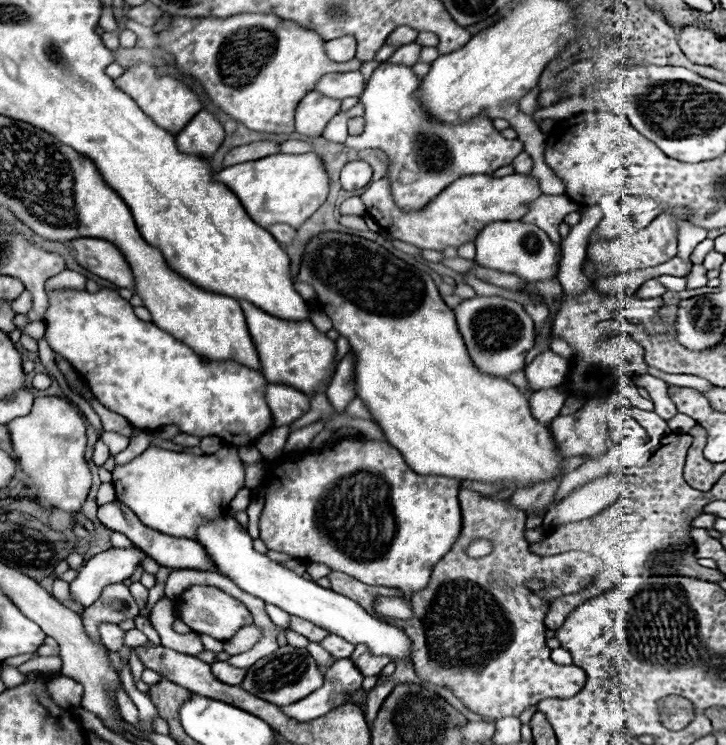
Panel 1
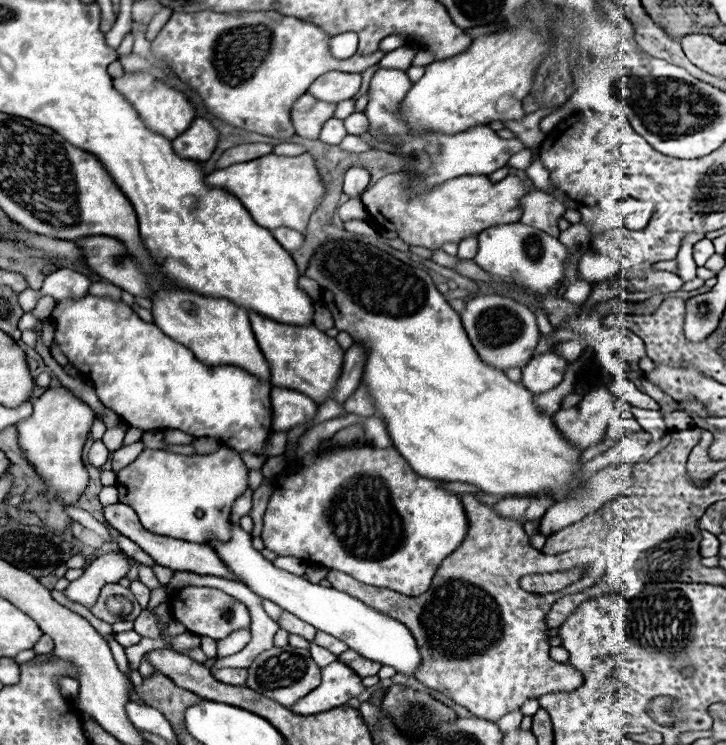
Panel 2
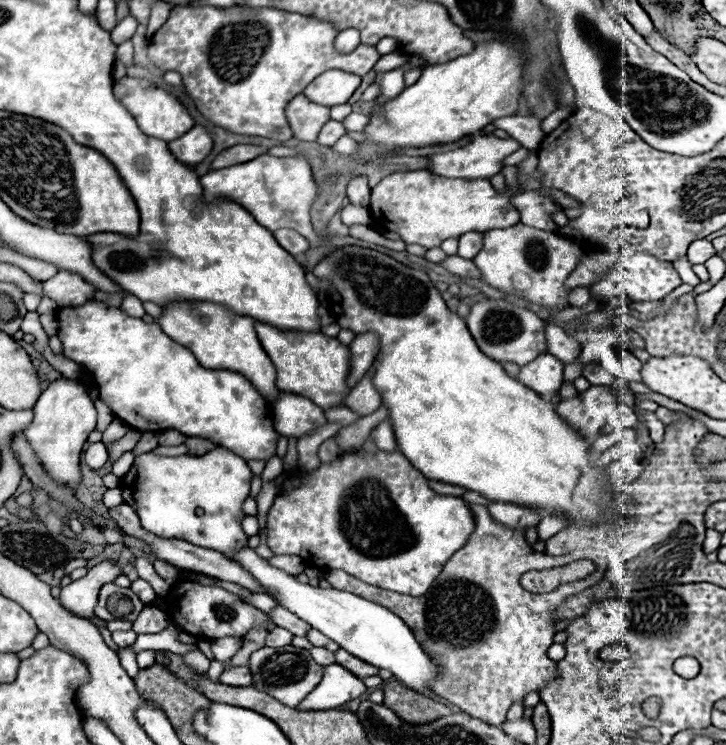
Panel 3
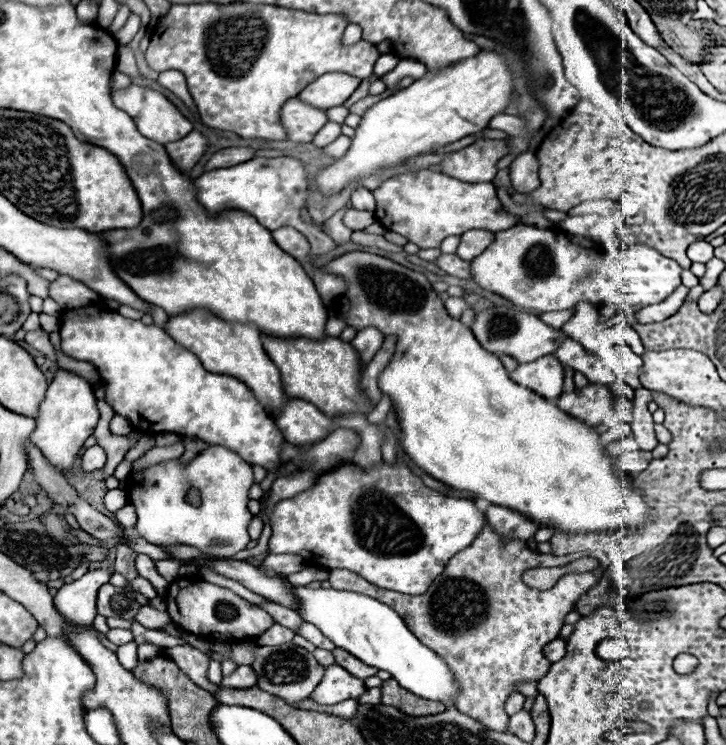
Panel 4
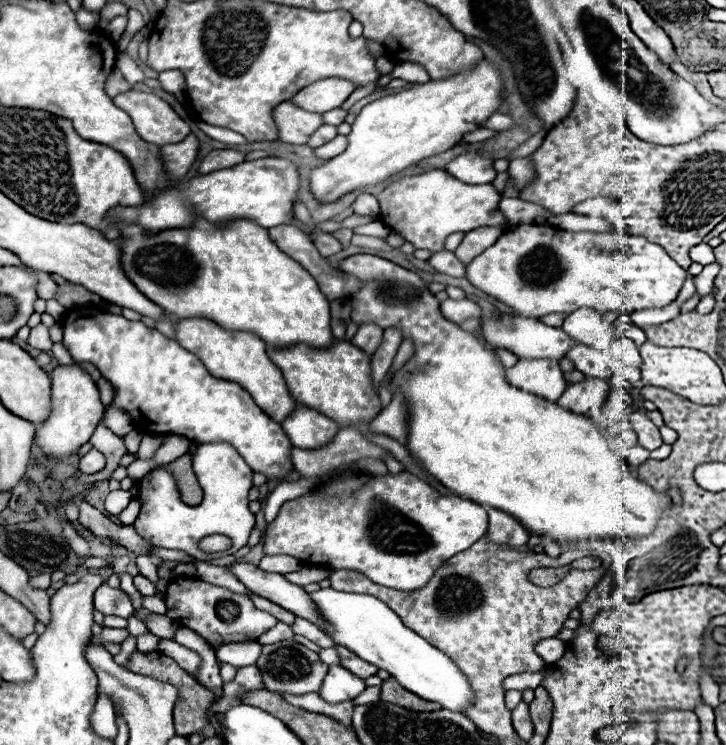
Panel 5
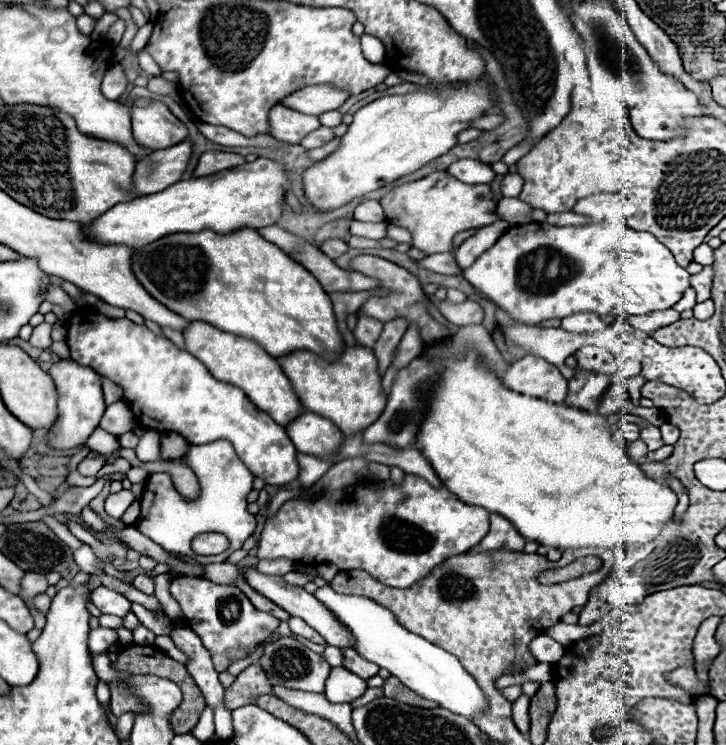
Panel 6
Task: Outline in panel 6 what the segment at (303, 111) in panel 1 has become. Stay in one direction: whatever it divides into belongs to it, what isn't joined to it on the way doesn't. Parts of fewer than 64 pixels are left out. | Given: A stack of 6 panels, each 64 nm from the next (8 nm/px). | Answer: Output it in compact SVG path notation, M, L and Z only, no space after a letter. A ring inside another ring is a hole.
M282 104L274 106L270 110L270 132L276 140L288 142L288 144L300 144L302 138L306 134L310 134L310 130L316 130L320 124L320 120L312 114L302 114L296 112L292 108L286 108Z

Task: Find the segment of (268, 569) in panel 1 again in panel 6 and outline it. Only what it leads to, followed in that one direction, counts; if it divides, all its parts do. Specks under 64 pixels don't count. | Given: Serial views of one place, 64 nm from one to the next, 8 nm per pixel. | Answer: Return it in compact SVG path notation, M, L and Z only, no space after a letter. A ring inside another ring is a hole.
M330 586L318 588L314 596L336 616L336 620L352 634L354 650L366 660L378 664L380 668L388 668L392 676L396 676L404 686L408 686L418 696L436 702L440 708L452 710L454 714L474 718L486 708L486 698L478 688L476 680L460 666L458 658L434 646L432 642L412 634L404 626L398 624L396 616L382 604L374 602L366 596L354 594L338 594Z

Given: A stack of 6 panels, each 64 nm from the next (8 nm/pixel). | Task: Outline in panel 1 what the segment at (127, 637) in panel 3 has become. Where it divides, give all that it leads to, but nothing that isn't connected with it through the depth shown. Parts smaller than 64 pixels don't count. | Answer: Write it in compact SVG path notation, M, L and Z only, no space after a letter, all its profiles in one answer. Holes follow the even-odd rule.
M128 630L126 632L126 646L130 646L130 648L136 648L136 646L140 646L140 644L146 644L148 642L148 636L144 634L144 632L140 632L140 630Z

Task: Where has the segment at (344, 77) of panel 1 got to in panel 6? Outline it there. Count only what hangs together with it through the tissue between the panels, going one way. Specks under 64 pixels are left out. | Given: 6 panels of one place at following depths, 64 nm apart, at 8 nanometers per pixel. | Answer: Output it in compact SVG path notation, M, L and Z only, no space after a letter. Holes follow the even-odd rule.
M316 84L316 86L306 86L288 98L284 98L280 104L304 112L304 114L314 114L320 116L330 110L338 110L350 94L346 90L340 90L332 84Z

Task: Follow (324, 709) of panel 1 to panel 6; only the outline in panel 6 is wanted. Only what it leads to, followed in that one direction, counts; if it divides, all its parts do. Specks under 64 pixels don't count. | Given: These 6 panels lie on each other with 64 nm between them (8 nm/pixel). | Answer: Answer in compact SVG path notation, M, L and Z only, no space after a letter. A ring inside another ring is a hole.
M334 666L330 670L330 676L326 680L326 688L324 688L324 696L334 702L352 702L356 698L360 698L364 694L364 690L368 688L366 680L356 678L356 674L344 670L342 666Z

